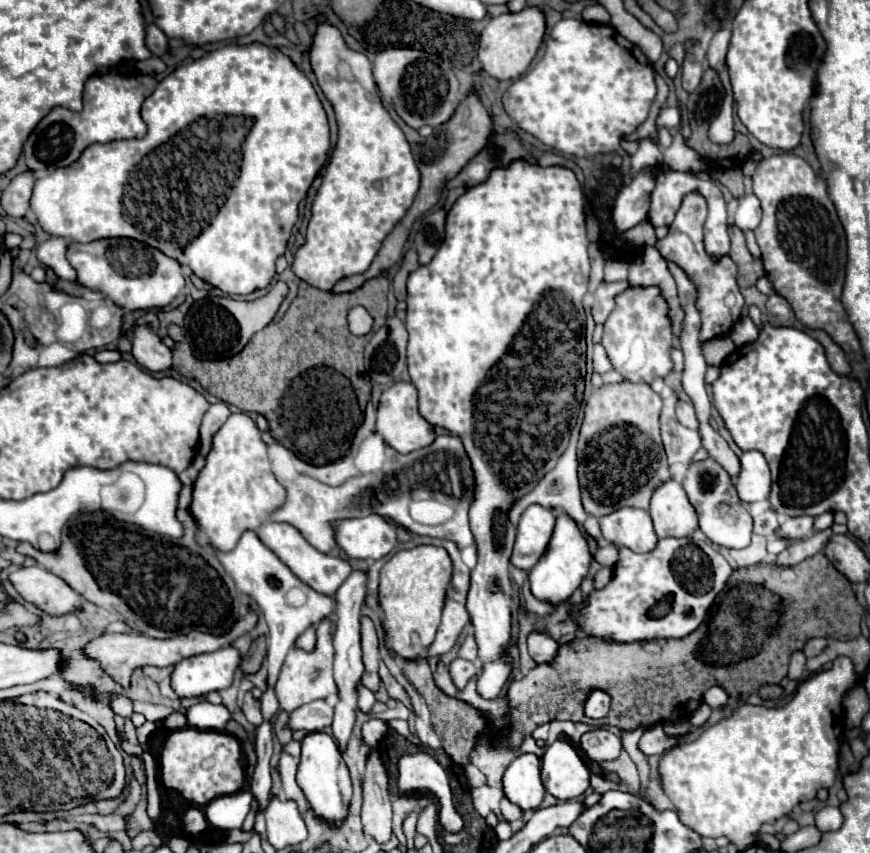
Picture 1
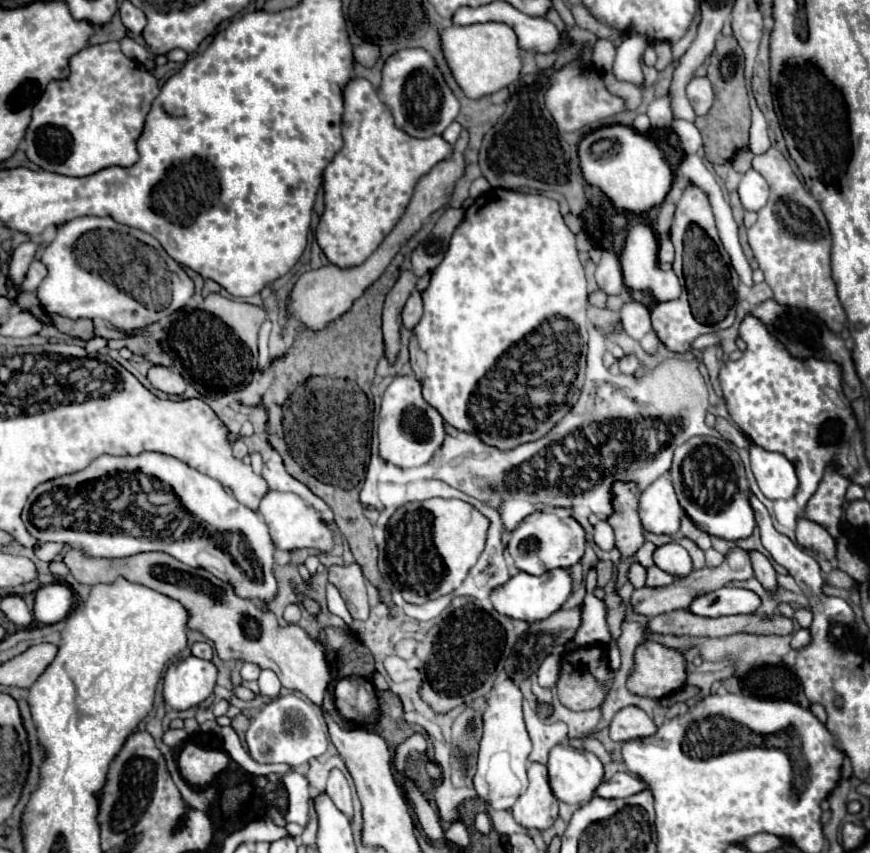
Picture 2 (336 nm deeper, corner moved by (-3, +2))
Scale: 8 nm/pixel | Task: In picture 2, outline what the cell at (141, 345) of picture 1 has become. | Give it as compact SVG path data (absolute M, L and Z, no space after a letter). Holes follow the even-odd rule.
M150 367L148 381L152 383L154 389L158 389L166 395L178 395L180 397L186 389L186 381L170 367Z

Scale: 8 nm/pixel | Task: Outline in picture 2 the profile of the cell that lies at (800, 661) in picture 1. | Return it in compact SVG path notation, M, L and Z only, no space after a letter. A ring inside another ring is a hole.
M748 551L748 555L750 555L752 567L754 567L756 579L758 579L768 591L774 591L774 587L776 587L776 571L774 571L770 559L768 559L766 555L762 555L760 551Z

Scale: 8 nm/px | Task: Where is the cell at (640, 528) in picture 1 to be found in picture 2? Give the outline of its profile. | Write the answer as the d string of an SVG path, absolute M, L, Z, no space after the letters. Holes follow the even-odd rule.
M668 543L656 549L654 563L674 577L688 577L692 573L692 559L684 547L678 543Z

